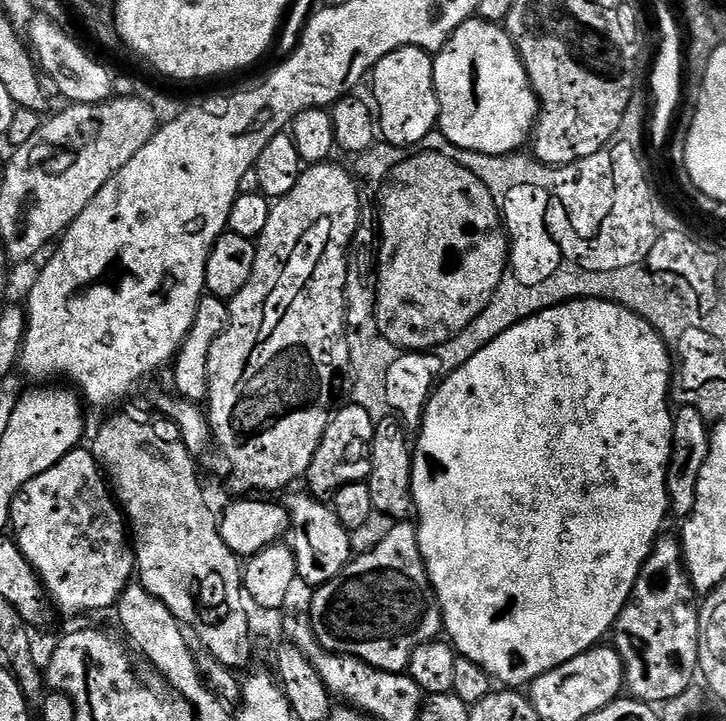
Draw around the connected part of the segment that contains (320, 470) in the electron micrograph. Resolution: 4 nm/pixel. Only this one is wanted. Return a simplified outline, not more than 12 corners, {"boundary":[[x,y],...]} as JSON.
{"boundary":[[355,402],[330,422],[307,491],[324,502],[372,472],[376,421]]}

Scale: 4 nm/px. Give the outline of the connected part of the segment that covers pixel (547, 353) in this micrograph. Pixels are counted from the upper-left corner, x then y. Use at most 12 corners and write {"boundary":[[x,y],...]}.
{"boundary":[[609,300],[427,397],[418,546],[459,655],[613,631],[670,516],[674,363]]}

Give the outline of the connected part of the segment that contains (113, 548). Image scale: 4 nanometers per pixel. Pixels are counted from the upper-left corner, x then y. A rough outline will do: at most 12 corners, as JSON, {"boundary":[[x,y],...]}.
{"boundary":[[87,447],[22,486],[10,528],[51,603],[115,609],[136,554]]}

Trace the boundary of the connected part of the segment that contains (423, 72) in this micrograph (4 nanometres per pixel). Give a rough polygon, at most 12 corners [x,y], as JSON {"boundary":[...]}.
{"boundary":[[386,54],[370,73],[379,135],[423,145],[440,107],[433,57]]}

